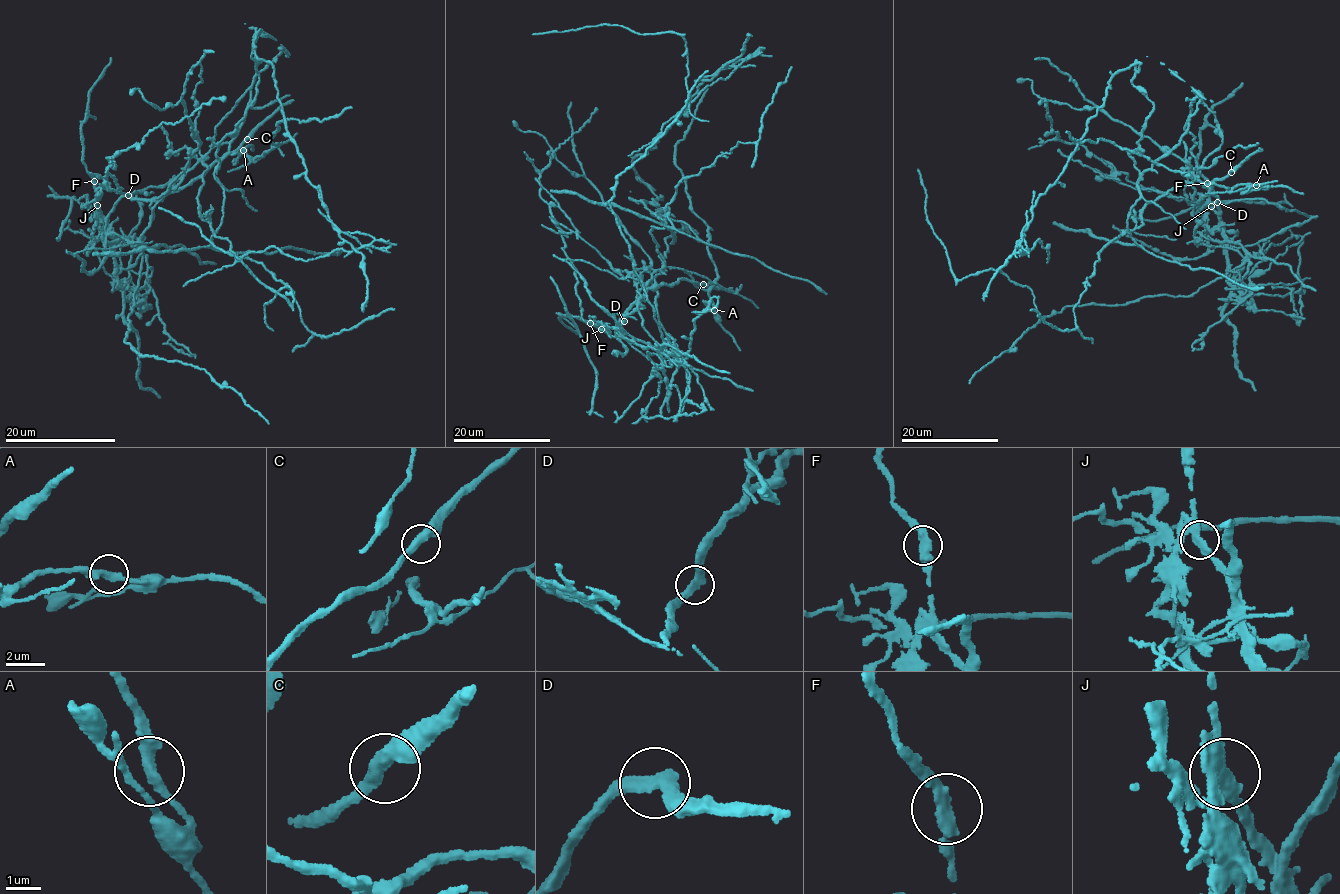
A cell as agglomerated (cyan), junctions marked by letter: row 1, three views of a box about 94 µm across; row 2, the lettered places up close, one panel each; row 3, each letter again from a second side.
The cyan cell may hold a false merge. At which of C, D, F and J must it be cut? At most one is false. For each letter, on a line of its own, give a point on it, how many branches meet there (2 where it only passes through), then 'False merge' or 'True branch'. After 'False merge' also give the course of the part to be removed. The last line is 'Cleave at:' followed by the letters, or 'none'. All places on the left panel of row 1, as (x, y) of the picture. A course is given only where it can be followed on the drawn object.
C: Place: (247, 139). Branches: 2. True branch
D: Place: (128, 195). Branches: 2. True branch
F: Place: (94, 181). Branches: 2. True branch
J: Place: (97, 205). Branches: 2. False merge
Cleave at: J

